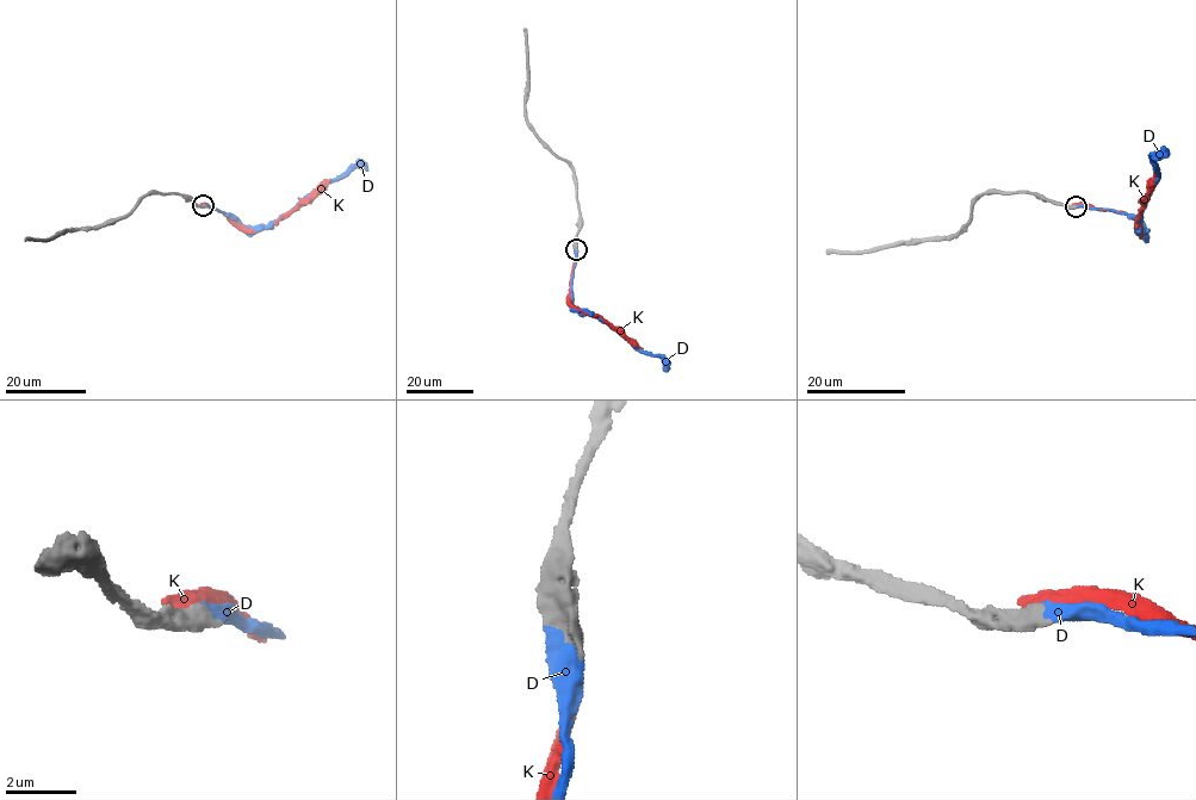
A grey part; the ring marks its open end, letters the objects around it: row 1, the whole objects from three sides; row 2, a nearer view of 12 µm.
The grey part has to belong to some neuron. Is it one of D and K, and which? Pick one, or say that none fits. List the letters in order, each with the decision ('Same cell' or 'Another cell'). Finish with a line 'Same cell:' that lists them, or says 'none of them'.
D: Same cell
K: Another cell
Same cell: D

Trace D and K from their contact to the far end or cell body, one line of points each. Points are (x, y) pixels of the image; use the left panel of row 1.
D: (203, 205), (230, 214), (245, 225), (267, 227), (352, 167), (367, 166)
K: (202, 205), (223, 211), (242, 229), (258, 231), (330, 180)

